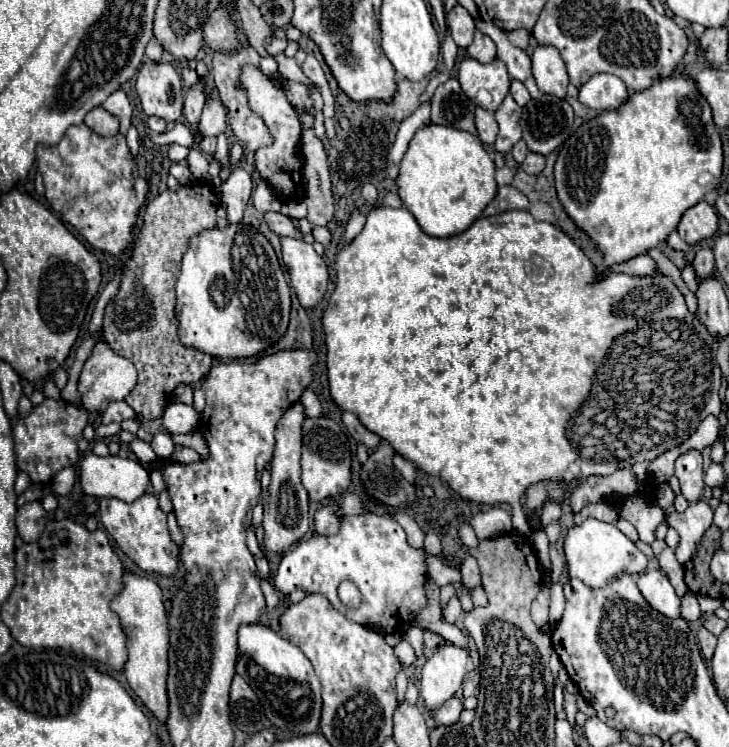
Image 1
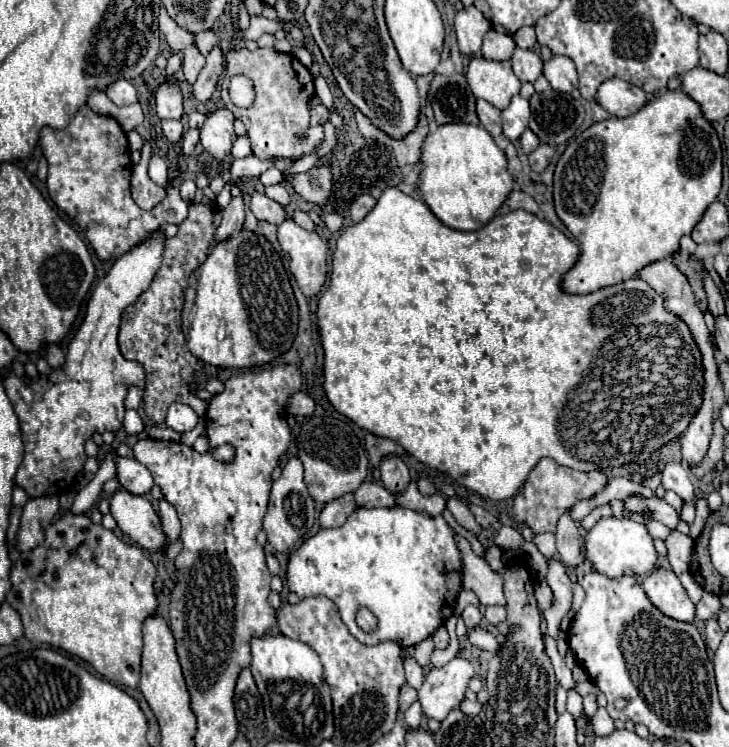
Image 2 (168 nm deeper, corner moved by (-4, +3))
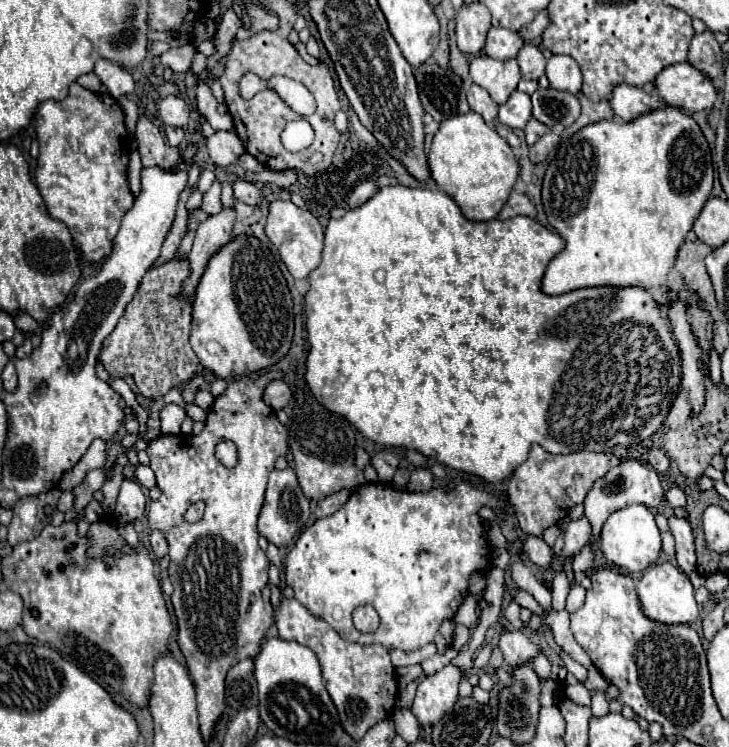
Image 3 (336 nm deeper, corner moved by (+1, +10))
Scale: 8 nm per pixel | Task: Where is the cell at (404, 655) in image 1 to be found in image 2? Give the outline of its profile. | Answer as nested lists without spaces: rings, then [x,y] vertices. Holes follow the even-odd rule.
[[[404,648],[406,650],[406,654],[408,654],[408,658],[406,658],[406,662],[404,662],[404,670],[406,670],[406,682],[412,686],[412,688],[420,688],[422,686],[422,680],[424,680],[424,670],[416,664],[416,660],[414,660],[414,656],[412,656],[412,652],[414,652],[414,648]]]

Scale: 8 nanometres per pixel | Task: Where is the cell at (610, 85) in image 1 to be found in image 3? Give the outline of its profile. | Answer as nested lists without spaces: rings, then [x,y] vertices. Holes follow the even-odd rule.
[[[617,83],[611,91],[609,97],[611,109],[615,111],[615,115],[623,121],[631,121],[635,117],[639,117],[639,113],[647,113],[651,109],[657,109],[661,105],[661,101],[649,93],[645,93],[639,87],[633,87],[629,83]]]

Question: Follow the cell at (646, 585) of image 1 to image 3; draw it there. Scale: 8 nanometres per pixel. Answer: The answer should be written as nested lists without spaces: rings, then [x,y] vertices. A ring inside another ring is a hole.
[[[669,561],[665,563],[655,563],[649,565],[643,573],[643,577],[637,583],[637,593],[643,605],[643,611],[647,613],[647,617],[655,619],[655,621],[663,621],[663,623],[695,623],[699,617],[699,609],[693,597],[693,587],[687,579],[687,575],[683,571],[679,571],[679,567],[671,565]]]

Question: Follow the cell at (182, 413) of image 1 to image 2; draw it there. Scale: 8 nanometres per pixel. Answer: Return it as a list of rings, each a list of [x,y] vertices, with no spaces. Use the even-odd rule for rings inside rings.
[[[174,402],[170,408],[168,408],[168,414],[166,414],[166,426],[172,428],[174,432],[188,432],[192,430],[194,426],[198,424],[198,416],[196,412],[186,406],[186,404],[178,404]]]

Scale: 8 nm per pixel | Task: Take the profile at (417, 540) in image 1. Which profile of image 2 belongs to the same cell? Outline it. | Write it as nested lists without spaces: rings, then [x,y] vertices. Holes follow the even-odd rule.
[[[364,482],[356,492],[354,492],[356,504],[364,508],[376,508],[376,506],[394,506],[394,494],[386,490],[382,484],[376,482]]]

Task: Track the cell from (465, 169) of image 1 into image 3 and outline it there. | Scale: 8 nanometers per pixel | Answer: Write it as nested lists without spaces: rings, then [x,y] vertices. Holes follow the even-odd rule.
[[[475,111],[449,117],[439,125],[429,151],[429,173],[469,221],[491,221],[505,205],[517,177],[519,163],[503,137],[491,129]]]

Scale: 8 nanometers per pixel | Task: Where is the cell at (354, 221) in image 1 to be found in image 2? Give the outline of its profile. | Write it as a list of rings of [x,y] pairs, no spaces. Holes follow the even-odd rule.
[[[362,194],[362,196],[358,196],[357,199],[355,198],[350,208],[350,217],[352,222],[356,224],[356,222],[360,222],[372,208],[374,208],[374,204],[376,204],[376,200],[370,196],[370,194]]]

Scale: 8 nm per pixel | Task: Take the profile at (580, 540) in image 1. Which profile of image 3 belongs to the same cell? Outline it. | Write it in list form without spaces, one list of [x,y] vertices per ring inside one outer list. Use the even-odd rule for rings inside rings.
[[[629,505],[629,507],[615,511],[605,521],[599,541],[597,541],[597,547],[609,563],[613,563],[629,573],[641,573],[661,553],[661,537],[659,537],[659,529],[655,525],[653,513],[643,505]]]

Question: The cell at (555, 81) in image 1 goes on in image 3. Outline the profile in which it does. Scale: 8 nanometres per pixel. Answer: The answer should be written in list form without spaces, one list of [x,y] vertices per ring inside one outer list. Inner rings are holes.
[[[553,55],[547,61],[547,79],[553,89],[569,93],[581,91],[581,71],[569,55]]]

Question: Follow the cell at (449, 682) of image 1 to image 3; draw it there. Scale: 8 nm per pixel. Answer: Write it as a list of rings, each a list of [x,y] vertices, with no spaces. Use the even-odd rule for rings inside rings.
[[[449,663],[435,675],[423,675],[419,679],[417,695],[413,699],[411,711],[421,725],[433,725],[451,711],[451,705],[457,701],[457,689],[463,679],[461,667]]]

